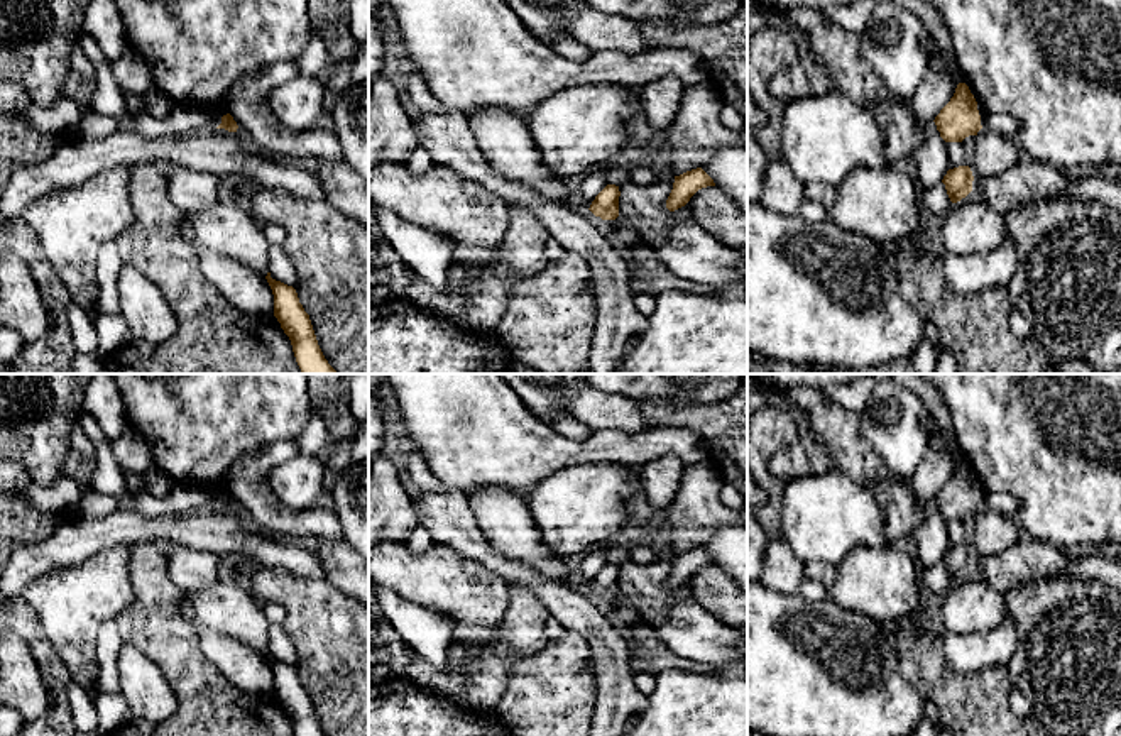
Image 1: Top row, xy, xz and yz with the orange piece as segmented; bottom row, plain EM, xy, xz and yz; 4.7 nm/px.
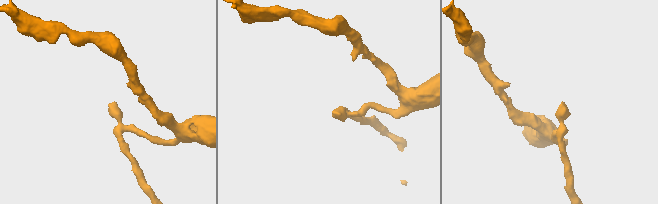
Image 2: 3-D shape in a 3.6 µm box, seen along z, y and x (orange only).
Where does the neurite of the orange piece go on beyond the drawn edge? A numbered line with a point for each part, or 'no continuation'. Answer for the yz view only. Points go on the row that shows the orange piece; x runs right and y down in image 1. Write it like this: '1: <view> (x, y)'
no continuation

